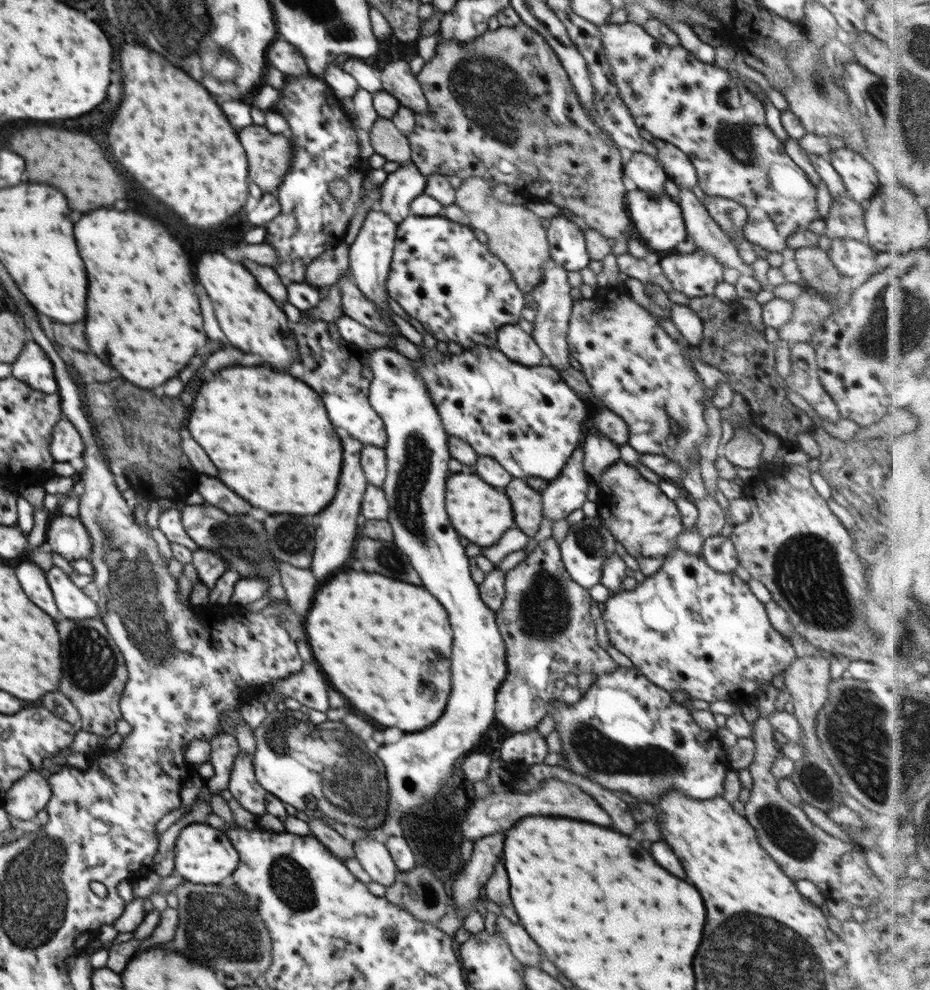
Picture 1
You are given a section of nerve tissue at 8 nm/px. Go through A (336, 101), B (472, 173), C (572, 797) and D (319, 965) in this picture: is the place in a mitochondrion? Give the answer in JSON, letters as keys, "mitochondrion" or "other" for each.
{"A":"other","B":"other","C":"mitochondrion","D":"other"}

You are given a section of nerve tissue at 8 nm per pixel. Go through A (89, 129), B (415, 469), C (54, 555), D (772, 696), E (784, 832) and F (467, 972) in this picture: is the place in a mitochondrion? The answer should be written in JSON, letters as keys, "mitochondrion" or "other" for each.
{"A":"other","B":"mitochondrion","C":"other","D":"other","E":"mitochondrion","F":"other"}

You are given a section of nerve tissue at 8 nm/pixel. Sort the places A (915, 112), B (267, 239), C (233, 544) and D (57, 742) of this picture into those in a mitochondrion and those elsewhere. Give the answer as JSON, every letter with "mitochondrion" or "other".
{"A":"mitochondrion","B":"other","C":"mitochondrion","D":"other"}

